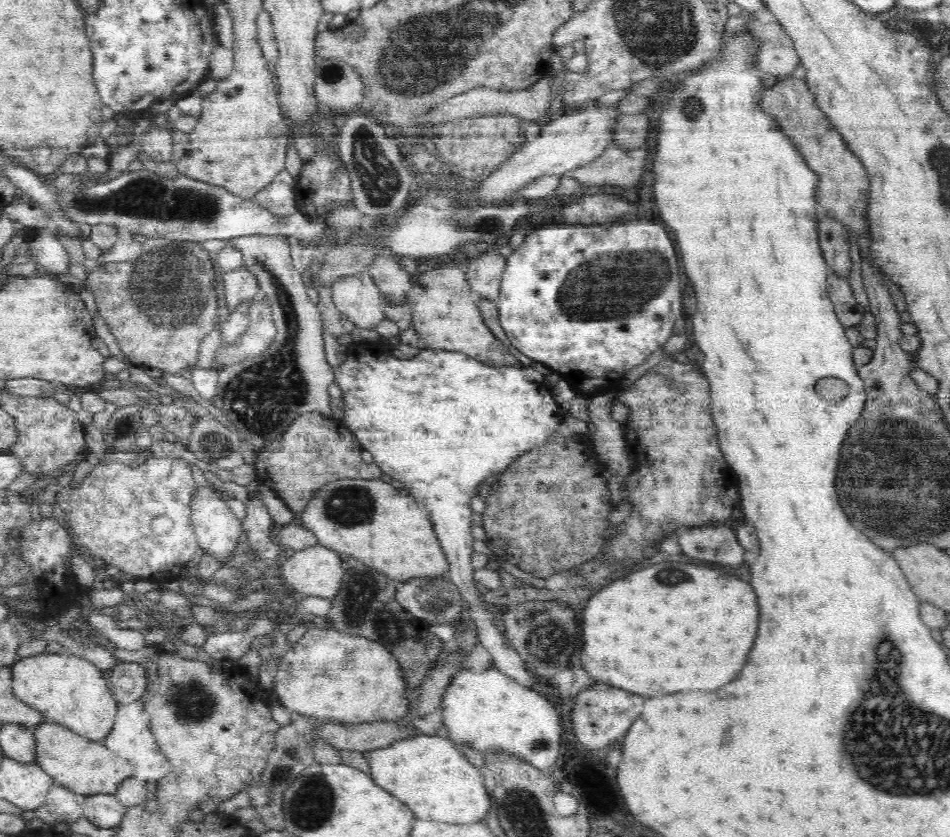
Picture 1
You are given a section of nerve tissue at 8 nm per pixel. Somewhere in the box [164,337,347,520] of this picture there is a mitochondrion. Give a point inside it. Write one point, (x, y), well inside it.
(215, 443)

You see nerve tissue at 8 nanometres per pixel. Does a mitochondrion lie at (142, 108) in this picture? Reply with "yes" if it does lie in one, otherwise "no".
no

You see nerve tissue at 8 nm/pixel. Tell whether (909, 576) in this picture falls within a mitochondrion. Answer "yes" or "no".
no

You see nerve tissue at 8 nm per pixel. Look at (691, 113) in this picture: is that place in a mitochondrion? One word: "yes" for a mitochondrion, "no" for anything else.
no

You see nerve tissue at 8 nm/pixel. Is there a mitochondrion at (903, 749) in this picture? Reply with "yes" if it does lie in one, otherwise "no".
yes

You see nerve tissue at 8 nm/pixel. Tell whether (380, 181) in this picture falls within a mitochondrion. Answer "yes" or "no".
yes

